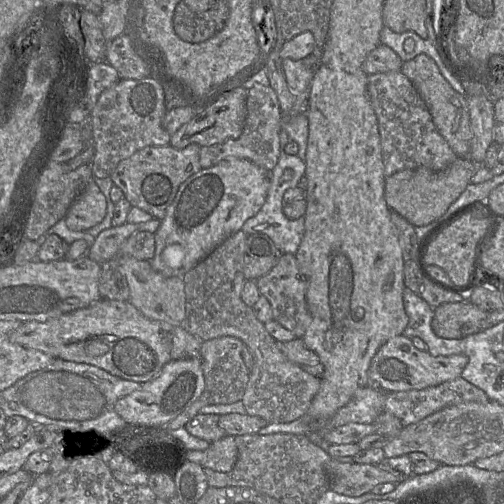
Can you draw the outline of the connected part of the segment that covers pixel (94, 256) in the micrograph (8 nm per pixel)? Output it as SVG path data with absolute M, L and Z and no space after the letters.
M131 223L110 227L109 229L102 231L90 242L87 256L91 260L102 265L103 263L116 258L123 242L137 231L138 225Z

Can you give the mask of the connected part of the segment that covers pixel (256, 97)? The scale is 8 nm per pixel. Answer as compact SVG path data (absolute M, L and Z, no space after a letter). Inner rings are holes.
M255 84L248 90L246 119L241 136L237 139L228 139L220 144L200 147L200 166L202 169L210 168L226 157L236 157L249 160L271 172L279 160L279 134L281 130L281 111L275 91L270 85Z

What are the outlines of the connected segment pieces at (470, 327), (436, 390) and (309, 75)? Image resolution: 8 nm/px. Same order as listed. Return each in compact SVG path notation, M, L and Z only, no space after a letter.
M469 301L447 302L434 308L432 329L446 339L461 339L481 331L488 312Z
M458 377L424 389L388 392L384 409L399 418L403 424L411 424L452 405L488 401L490 400L484 391Z
M313 53L300 60L286 58L282 60L282 69L290 91L298 98L308 98L314 75L320 59Z

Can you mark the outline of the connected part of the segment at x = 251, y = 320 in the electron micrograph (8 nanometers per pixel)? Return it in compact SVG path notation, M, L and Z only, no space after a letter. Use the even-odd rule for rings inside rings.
M241 230L231 235L182 276L185 291L182 327L201 341L222 336L240 339L254 358L241 400L246 413L259 416L268 423L292 422L306 415L321 381L286 358L278 348L278 341L267 332L253 308L242 301L241 291L246 281L243 274L246 236Z

